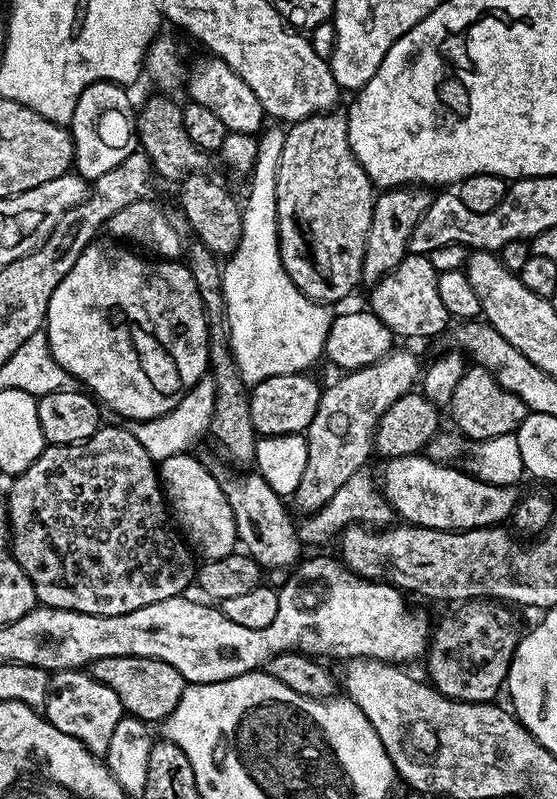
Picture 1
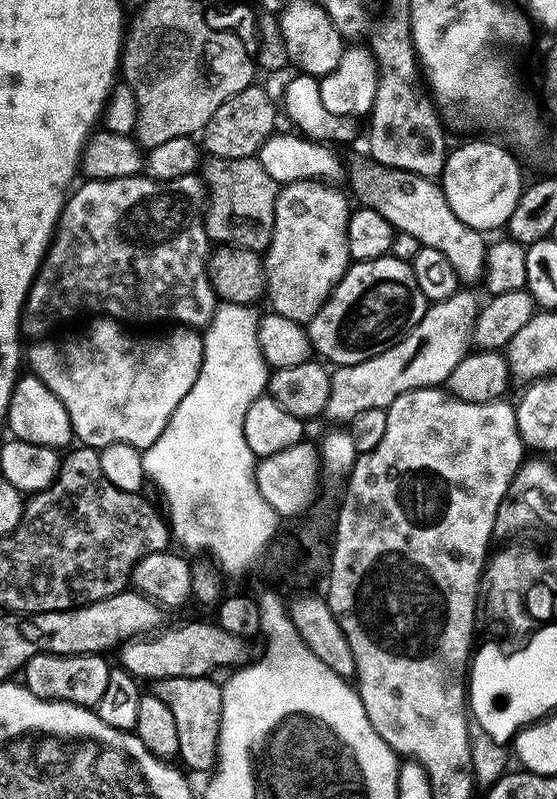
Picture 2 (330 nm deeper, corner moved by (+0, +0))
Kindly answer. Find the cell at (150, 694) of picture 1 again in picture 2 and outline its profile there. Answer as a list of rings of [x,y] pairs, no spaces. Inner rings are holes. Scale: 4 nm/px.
[[[171,676],[155,681],[154,695],[162,698],[162,702],[166,702],[174,713],[174,722],[178,725],[179,763],[189,773],[211,773],[216,767],[220,750],[222,688],[208,681],[206,676]]]

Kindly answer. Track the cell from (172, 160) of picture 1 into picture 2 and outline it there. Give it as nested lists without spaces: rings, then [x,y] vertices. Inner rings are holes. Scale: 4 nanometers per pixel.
[[[256,156],[229,160],[209,159],[203,165],[202,178],[210,189],[204,217],[209,241],[220,246],[249,248],[251,252],[263,253],[272,241],[276,199],[281,185],[270,178],[270,174],[266,174]]]

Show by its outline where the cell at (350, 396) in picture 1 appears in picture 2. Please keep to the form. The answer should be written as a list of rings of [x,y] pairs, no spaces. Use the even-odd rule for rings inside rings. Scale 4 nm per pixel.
[[[457,290],[450,298],[429,303],[422,322],[418,322],[418,326],[414,326],[414,330],[410,330],[410,334],[406,334],[406,338],[402,338],[402,342],[398,342],[398,346],[390,346],[390,350],[386,350],[366,362],[339,365],[331,373],[332,386],[326,416],[332,420],[352,420],[355,416],[362,415],[363,412],[374,411],[375,408],[387,410],[398,397],[412,392],[415,388],[443,385],[454,370],[454,366],[458,366],[458,362],[462,362],[462,358],[468,355],[470,345],[474,340],[476,318],[480,315],[481,305],[476,304],[475,298],[468,292],[471,291]]]

